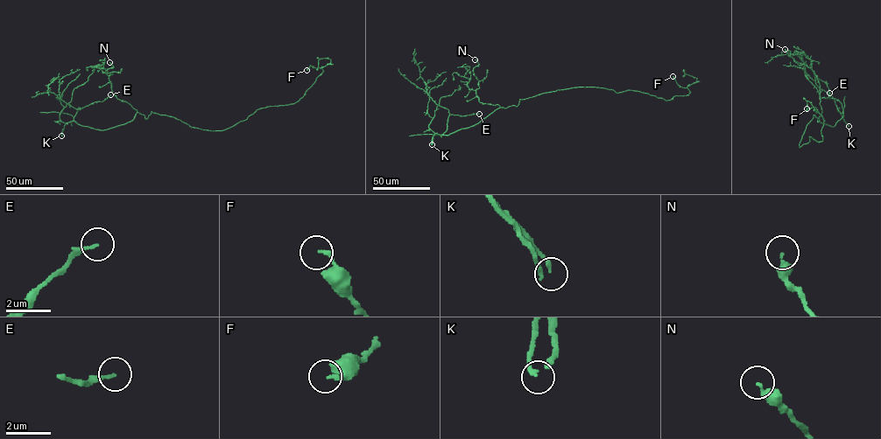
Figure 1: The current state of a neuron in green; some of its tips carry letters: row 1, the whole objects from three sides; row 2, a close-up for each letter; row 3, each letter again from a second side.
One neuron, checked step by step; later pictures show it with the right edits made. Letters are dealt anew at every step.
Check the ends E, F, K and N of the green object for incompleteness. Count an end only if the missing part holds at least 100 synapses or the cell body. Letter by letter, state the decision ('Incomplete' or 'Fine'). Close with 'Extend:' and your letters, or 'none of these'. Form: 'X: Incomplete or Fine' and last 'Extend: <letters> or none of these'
E: Fine
F: Fine
K: Fine
N: Fine
Extend: none of these

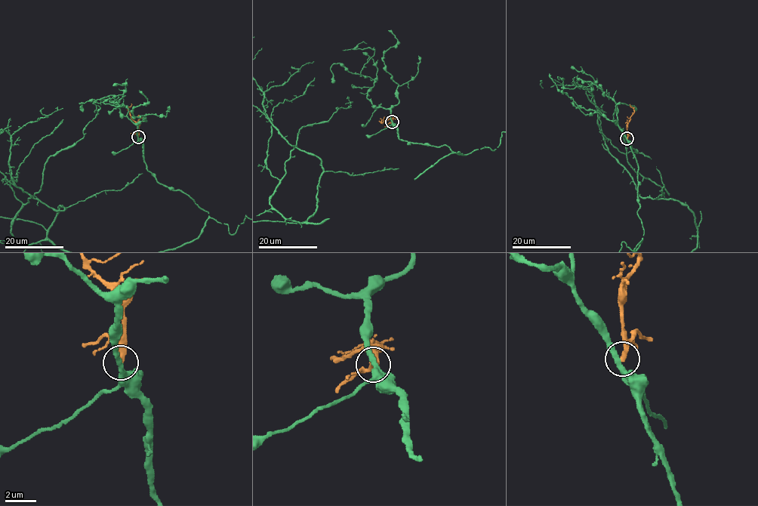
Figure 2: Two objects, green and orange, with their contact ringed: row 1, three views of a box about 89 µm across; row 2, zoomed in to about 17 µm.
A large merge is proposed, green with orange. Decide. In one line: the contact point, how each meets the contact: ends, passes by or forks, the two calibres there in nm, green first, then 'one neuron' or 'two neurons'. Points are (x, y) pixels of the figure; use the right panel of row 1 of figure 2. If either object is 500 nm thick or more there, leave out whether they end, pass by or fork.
place (627, 138); green passes by; orange ends; calibres 340 and 340 nm; two neurons

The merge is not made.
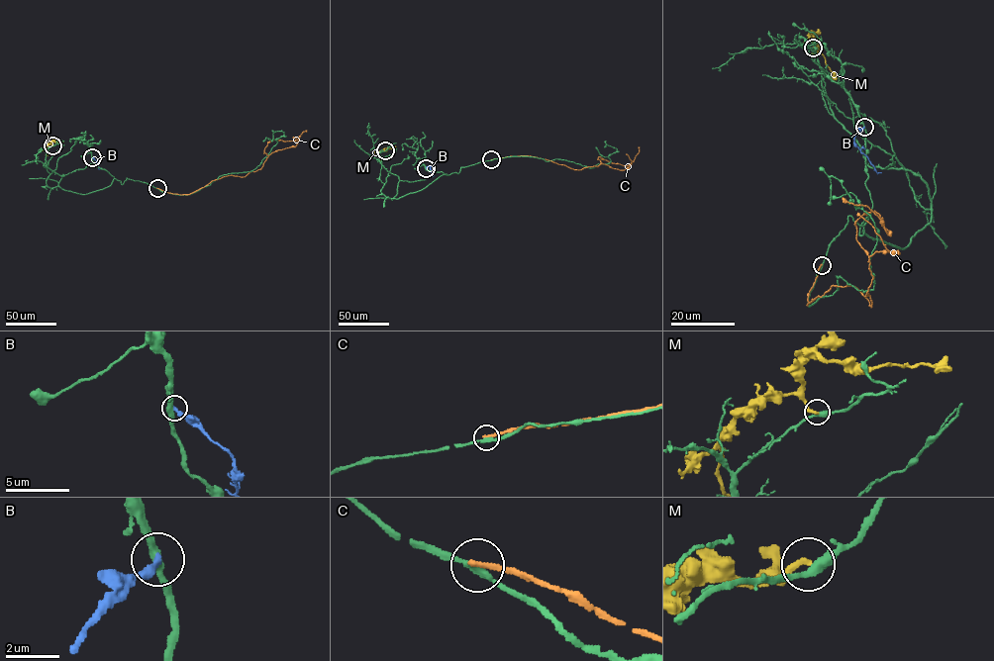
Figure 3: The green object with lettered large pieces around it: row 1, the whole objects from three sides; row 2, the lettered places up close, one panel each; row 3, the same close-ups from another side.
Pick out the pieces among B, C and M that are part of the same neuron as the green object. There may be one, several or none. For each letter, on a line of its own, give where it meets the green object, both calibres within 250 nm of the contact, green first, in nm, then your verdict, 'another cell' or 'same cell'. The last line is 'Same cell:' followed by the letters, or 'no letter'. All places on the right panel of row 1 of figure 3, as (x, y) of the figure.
B: contact (864, 127); calibres 340 and 320 nm; another cell
C: contact (822, 265); calibres 240 and 240 nm; another cell
M: contact (813, 47); calibres 340 and 240 nm; another cell
Same cell: no letter

